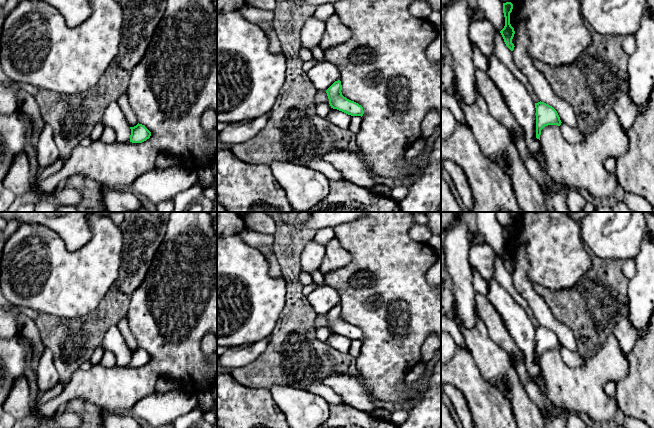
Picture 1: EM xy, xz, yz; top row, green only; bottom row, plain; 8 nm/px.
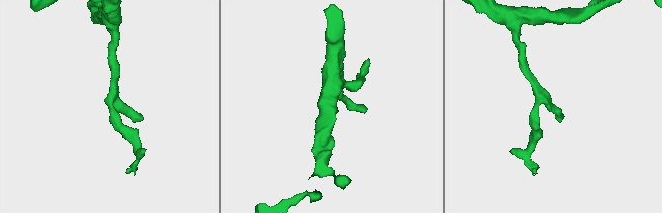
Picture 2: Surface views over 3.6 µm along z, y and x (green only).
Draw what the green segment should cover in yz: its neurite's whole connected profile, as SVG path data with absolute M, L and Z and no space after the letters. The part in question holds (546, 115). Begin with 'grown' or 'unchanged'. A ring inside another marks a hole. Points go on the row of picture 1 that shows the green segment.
unchanged; M544 102L535 103L536 108L536 138L540 140L541 130L548 125L561 125L557 111Z

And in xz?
unchanged; M335 81L327 90L327 96L331 108L342 111L351 116L363 116L363 107L342 95L341 81Z

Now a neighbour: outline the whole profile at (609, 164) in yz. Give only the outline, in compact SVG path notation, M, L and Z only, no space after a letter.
M613 156L608 157L603 162L603 167L609 173L615 173L616 170L616 158Z

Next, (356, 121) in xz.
M352 116L351 123L349 126L349 130L354 134L357 135L361 128L362 124L362 117L361 116Z

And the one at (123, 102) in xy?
M127 94L121 95L117 100L122 112L124 113L126 120L130 127L134 127L138 124L137 118L131 109L130 103L128 101Z

